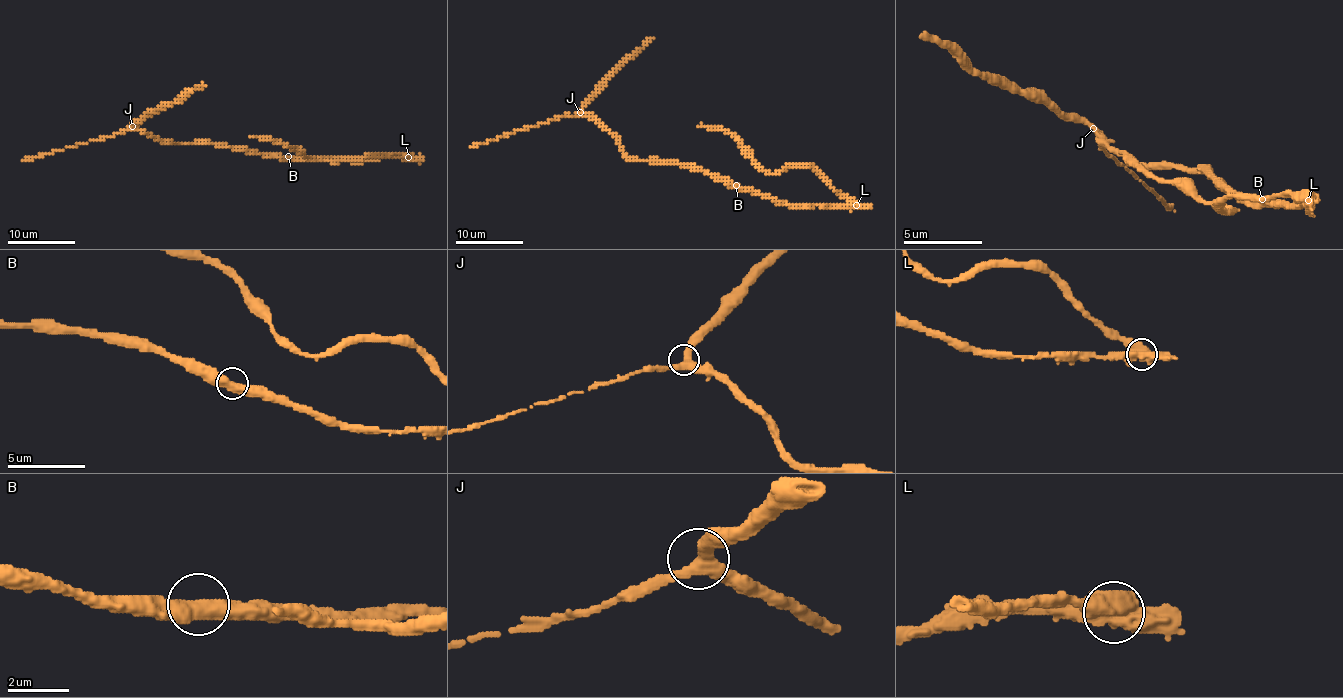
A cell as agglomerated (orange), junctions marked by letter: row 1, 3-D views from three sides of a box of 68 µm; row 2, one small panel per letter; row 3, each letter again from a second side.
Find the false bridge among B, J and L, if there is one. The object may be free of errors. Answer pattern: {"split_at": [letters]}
{"split_at": ["L"]}

